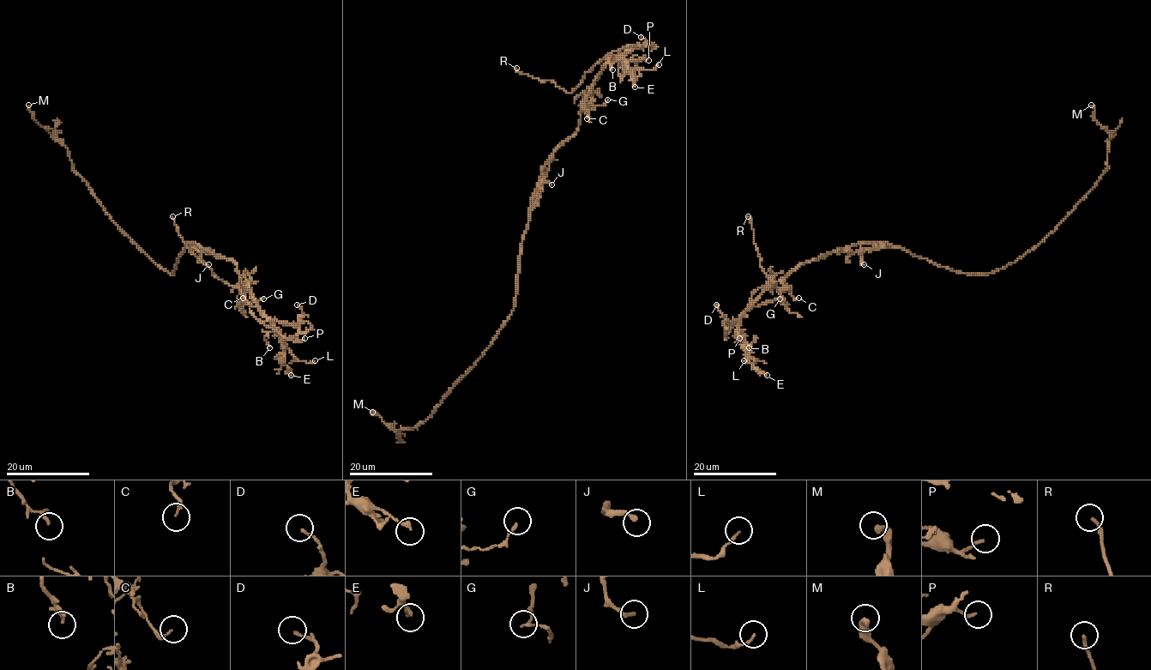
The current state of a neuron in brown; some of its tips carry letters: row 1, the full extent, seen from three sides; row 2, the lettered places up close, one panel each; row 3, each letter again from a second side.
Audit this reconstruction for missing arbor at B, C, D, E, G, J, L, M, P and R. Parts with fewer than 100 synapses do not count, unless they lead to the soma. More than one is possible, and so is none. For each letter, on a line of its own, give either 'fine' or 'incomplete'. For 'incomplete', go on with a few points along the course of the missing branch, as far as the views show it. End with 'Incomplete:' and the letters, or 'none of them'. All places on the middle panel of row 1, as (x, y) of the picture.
B: fine
C: fine
D: fine
E: fine
G: fine
J: fine
L: fine
M: fine
P: fine
R: incomplete | (516, 68), (514, 58), (501, 39), (501, 21), (497, 19)
Incomplete: R

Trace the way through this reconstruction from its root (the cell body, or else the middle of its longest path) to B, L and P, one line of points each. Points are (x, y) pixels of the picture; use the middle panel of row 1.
B: (544, 178), (551, 155), (575, 132), (583, 101), (599, 72), (616, 61), (617, 56), (608, 60), (612, 69)
L: (544, 178), (551, 155), (575, 132), (583, 101), (606, 64), (623, 60), (632, 70), (653, 70), (659, 64)
P: (544, 178), (551, 155), (575, 132), (583, 101), (601, 69), (611, 61), (648, 60)

